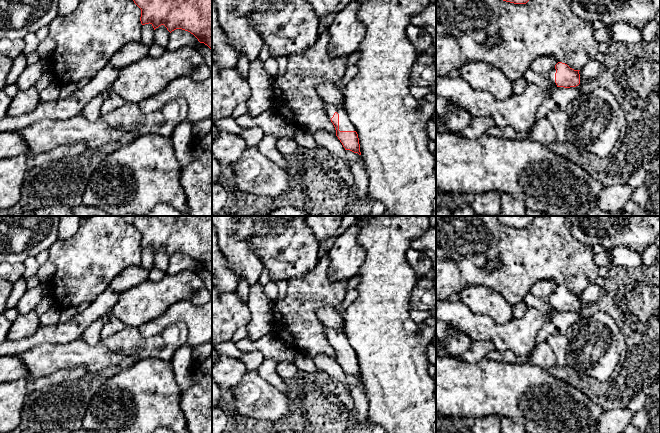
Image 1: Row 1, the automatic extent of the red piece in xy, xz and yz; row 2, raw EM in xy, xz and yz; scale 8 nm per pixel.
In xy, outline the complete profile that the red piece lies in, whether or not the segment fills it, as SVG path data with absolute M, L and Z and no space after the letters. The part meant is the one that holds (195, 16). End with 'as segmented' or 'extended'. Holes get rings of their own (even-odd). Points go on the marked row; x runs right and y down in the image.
M133 0L141 9L142 25L151 24L154 28L164 25L171 33L182 29L193 34L200 43L212 50L212 0Z; as segmented

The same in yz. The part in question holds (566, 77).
M558 62L548 74L550 81L558 88L576 87L580 84L580 70L574 70L567 64Z; extended

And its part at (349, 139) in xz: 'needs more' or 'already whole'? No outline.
needs more

